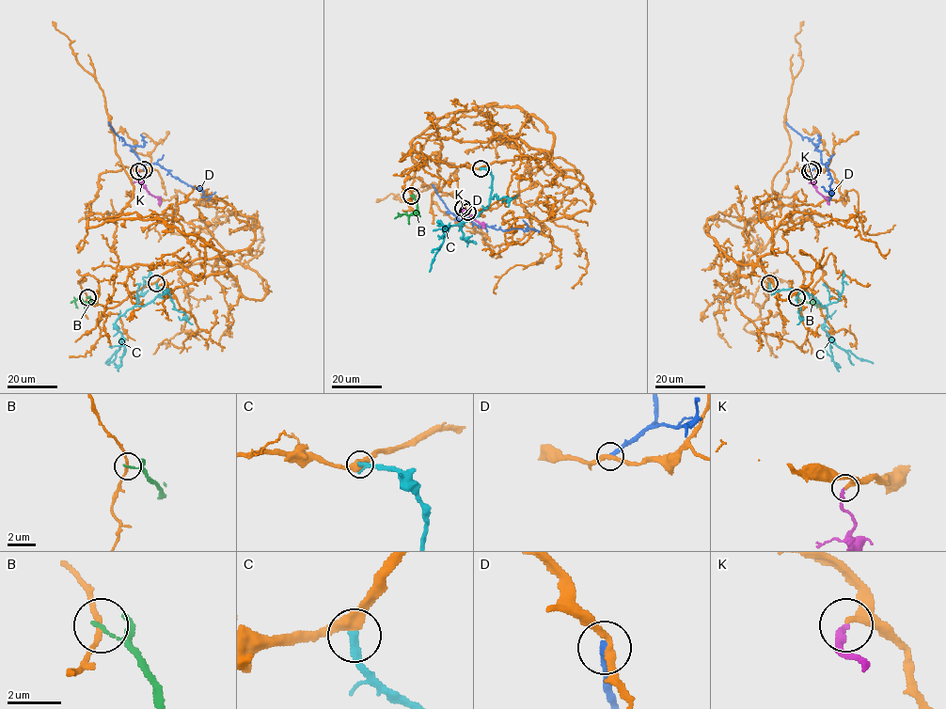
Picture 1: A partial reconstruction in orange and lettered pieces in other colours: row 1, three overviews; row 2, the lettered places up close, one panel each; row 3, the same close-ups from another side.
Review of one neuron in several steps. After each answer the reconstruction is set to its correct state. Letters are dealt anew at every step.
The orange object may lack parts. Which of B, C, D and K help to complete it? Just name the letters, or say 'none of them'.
C, K

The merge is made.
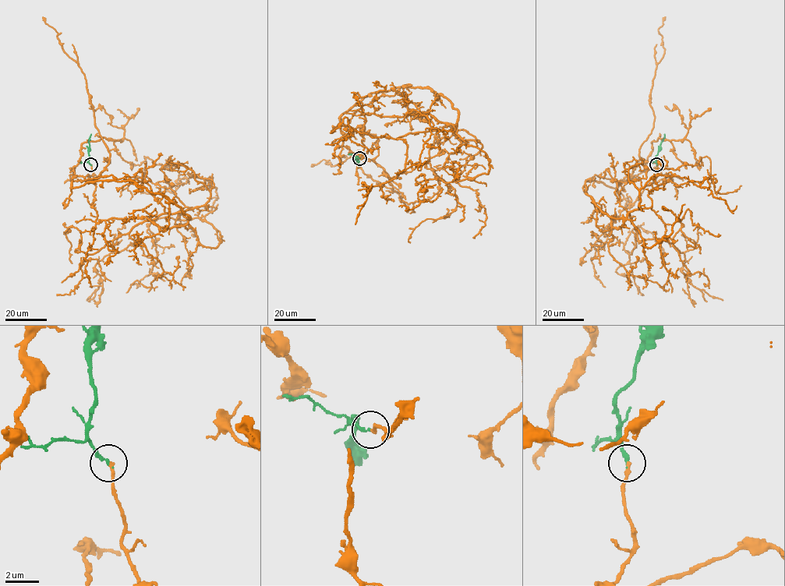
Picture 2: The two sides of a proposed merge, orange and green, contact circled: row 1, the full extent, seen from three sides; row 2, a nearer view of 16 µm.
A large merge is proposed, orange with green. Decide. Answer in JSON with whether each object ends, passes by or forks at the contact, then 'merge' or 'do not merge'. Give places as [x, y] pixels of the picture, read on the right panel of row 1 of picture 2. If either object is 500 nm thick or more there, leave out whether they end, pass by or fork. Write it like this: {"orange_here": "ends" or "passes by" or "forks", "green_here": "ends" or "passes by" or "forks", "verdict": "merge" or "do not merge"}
{"orange_here": "ends", "green_here": "ends", "verdict": "merge"}

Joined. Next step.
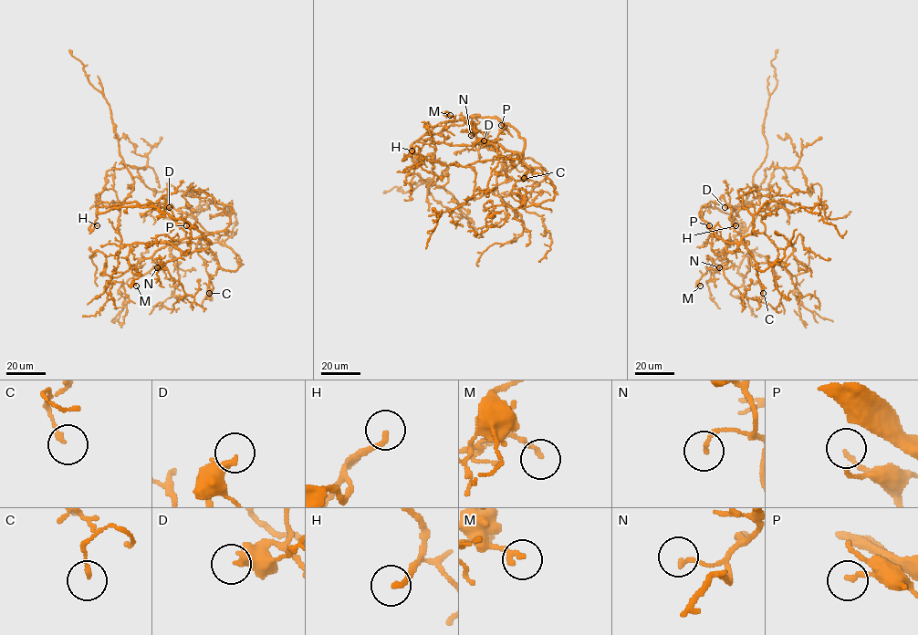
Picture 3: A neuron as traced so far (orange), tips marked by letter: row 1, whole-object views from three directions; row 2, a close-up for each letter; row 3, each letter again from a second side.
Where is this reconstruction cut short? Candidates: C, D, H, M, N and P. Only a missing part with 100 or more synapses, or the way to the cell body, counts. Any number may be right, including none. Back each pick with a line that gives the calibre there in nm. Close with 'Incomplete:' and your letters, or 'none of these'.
H: calibre 200 nm
Incomplete: H

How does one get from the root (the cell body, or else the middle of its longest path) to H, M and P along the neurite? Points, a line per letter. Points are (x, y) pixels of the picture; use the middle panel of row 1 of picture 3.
H: (485, 118), (468, 117), (441, 122), (411, 146), (409, 153), (412, 150)
M: (485, 118), (512, 126), (524, 140), (524, 151), (492, 141), (445, 143), (442, 131), (454, 119), (450, 115)
P: (485, 118), (496, 118), (512, 126), (524, 140), (522, 152), (505, 150), (495, 141), (505, 127), (501, 125)

